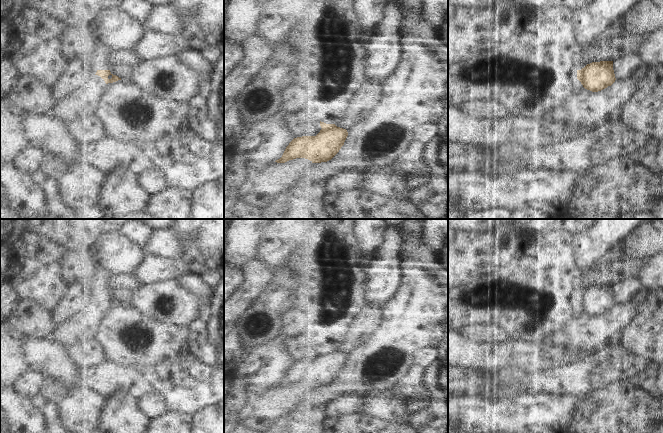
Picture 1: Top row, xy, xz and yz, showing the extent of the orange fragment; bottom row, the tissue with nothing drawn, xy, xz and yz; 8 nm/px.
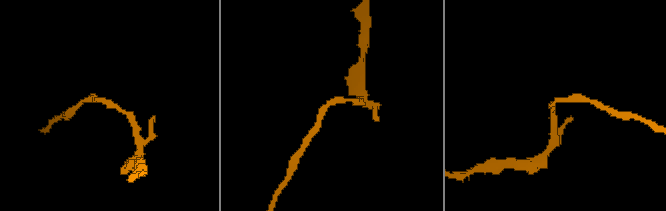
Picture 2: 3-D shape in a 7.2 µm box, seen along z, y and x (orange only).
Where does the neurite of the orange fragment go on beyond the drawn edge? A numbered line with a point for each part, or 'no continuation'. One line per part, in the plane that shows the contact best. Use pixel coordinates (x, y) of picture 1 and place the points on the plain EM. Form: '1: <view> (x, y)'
no continuation

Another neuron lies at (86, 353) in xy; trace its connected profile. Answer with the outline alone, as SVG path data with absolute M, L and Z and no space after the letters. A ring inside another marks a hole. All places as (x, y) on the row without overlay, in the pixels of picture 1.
M99 340L77 342L66 350L69 361L77 367L95 367L106 361L106 355Z

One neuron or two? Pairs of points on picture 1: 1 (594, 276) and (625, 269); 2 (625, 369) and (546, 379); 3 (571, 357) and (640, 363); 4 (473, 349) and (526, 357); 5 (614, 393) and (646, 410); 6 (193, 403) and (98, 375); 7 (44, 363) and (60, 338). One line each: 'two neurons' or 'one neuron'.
1: one neuron
2: one neuron
3: two neurons
4: one neuron
5: one neuron
6: one neuron
7: two neurons

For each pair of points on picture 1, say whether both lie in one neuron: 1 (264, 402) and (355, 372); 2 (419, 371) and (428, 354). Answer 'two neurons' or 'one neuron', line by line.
1: one neuron
2: one neuron

